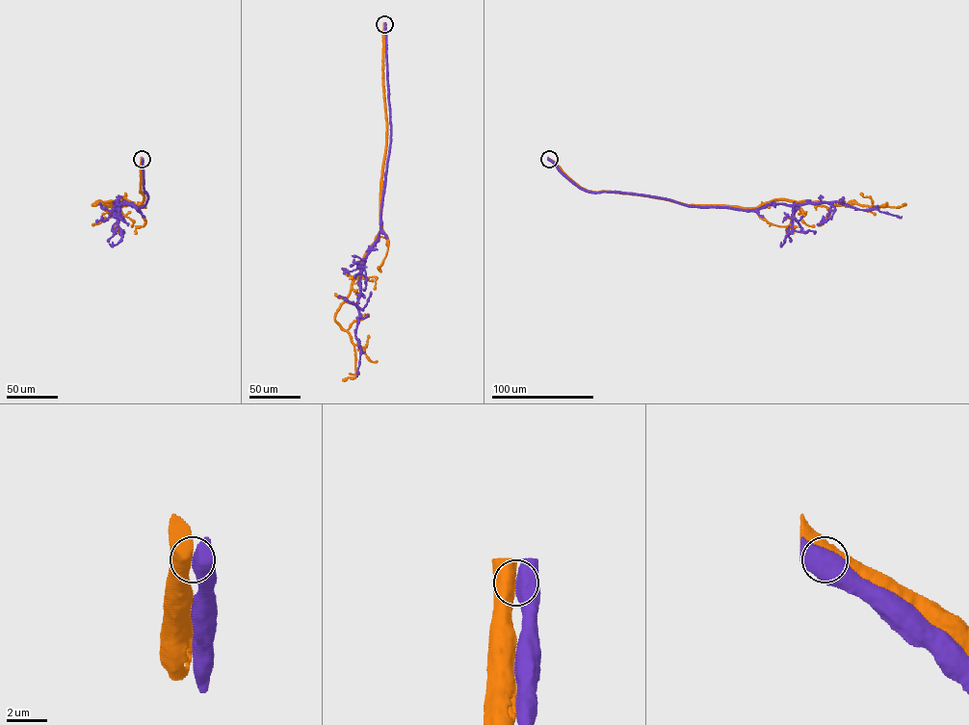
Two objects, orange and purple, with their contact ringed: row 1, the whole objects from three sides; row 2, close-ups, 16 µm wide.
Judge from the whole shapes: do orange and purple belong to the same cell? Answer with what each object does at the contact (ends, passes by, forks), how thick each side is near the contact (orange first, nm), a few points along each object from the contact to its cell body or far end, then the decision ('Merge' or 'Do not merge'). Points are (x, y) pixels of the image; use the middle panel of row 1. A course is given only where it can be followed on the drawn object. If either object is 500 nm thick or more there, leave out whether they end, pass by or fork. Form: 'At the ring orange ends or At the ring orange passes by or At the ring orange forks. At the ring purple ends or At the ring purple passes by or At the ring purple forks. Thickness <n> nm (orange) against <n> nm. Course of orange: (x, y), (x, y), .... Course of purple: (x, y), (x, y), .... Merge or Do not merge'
Thickness 800 nm (orange) against 750 nm. Course of orange: (384, 24), (386, 145), (380, 232), (335, 317), (349, 334), (355, 354), (355, 375), (342, 379). Course of purple: (384, 24), (390, 146), (379, 240), (360, 271), (355, 337), (361, 354), (357, 376). Do not merge

